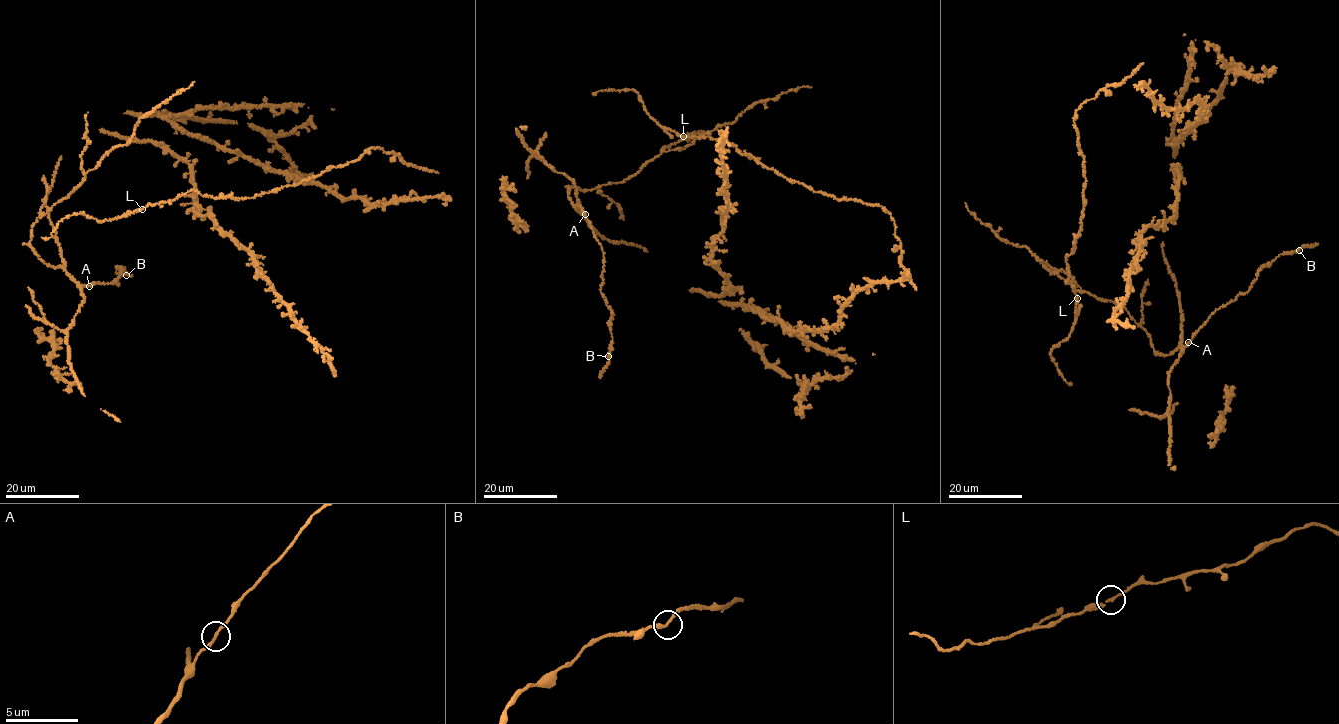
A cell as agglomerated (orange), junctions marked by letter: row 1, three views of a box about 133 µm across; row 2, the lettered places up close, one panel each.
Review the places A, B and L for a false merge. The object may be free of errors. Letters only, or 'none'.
none

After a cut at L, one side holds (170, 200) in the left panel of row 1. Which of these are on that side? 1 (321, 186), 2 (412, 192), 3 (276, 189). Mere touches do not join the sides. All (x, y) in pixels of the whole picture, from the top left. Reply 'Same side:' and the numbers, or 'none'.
Same side: 3

